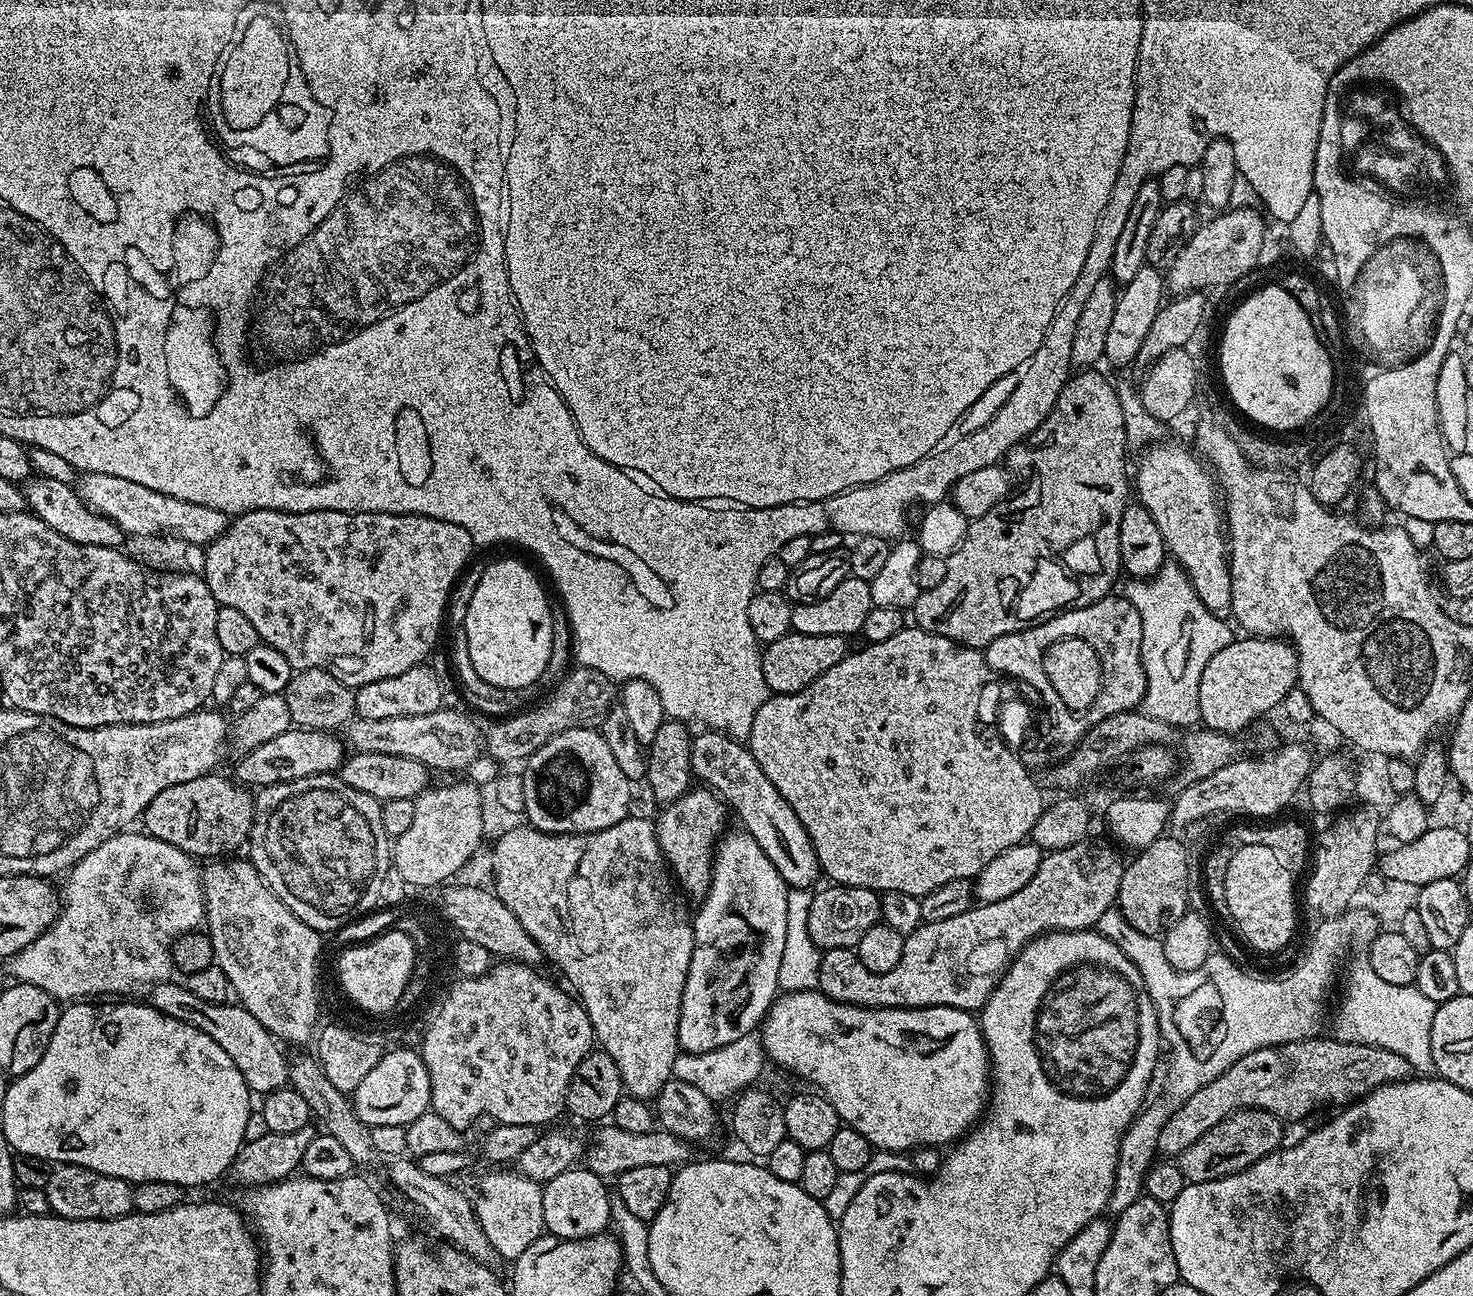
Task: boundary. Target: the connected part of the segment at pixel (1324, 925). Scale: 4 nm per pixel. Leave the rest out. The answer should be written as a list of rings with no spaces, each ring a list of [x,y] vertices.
[[[1115,907],[1106,910],[1106,914],[1098,918],[1094,926],[1095,931],[1117,944],[1126,954],[1126,958],[1130,958],[1130,962],[1142,974],[1144,989],[1148,991],[1148,997],[1154,1002],[1160,1019],[1163,1043],[1167,1051],[1168,1048],[1172,1051],[1172,1061],[1168,1064],[1168,1092],[1172,1096],[1162,1097],[1160,1104],[1149,1103],[1133,1120],[1120,1143],[1120,1163],[1116,1165],[1112,1193],[1108,1199],[1108,1208],[1113,1213],[1119,1214],[1122,1210],[1126,1210],[1126,1206],[1132,1205],[1144,1192],[1144,1175],[1149,1172],[1158,1154],[1156,1139],[1162,1126],[1166,1126],[1170,1114],[1179,1106],[1180,1101],[1190,1098],[1194,1090],[1202,1090],[1206,1082],[1214,1082],[1218,1074],[1230,1070],[1230,1066],[1234,1066],[1238,1058],[1254,1050],[1273,1048],[1295,1040],[1306,1040],[1313,1035],[1312,1020],[1320,1016],[1320,1003],[1323,1002],[1324,995],[1332,984],[1332,975],[1335,974],[1344,952],[1353,948],[1354,951],[1363,953],[1378,931],[1377,920],[1366,909],[1353,908],[1341,912],[1339,916],[1321,919],[1319,923],[1316,933],[1312,936],[1308,956],[1301,958],[1300,965],[1289,976],[1255,976],[1254,973],[1239,968],[1230,957],[1223,956],[1220,950],[1213,951],[1212,955],[1206,958],[1206,962],[1198,966],[1198,970],[1176,972],[1170,966],[1170,962],[1166,962],[1164,942],[1160,936],[1147,936],[1134,930],[1134,926],[1130,926],[1130,922],[1126,922],[1126,918]]]

